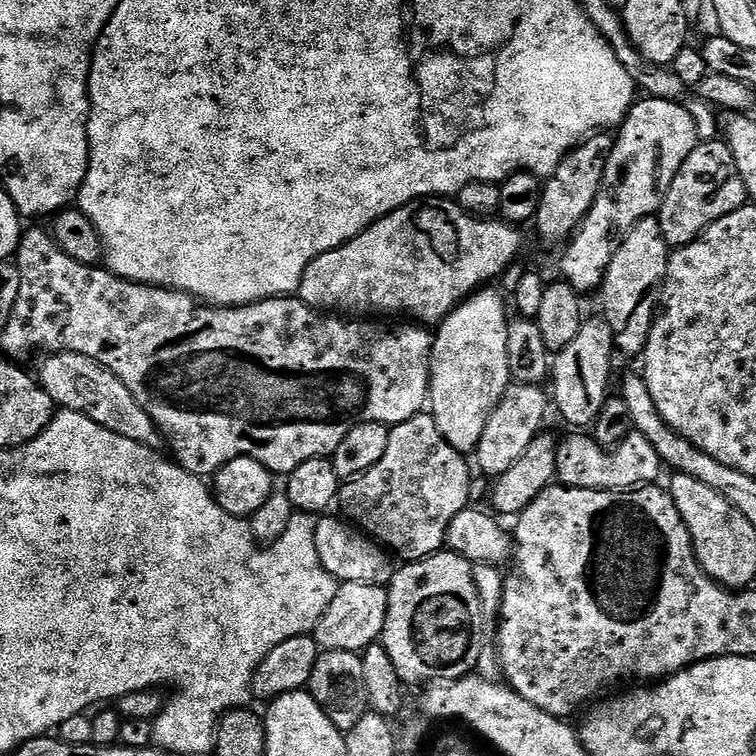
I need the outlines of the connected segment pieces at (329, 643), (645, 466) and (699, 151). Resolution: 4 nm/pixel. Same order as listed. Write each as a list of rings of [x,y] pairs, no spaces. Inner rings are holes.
[[[362,582],[340,584],[333,591],[330,606],[326,606],[326,614],[318,618],[318,626],[314,633],[316,645],[325,652],[334,650],[357,654],[363,652],[365,648],[377,643],[383,637],[387,609],[387,587]]]
[[[635,430],[629,431],[625,440],[613,448],[604,448],[588,434],[572,434],[559,441],[556,450],[556,480],[565,488],[602,490],[603,492],[629,492],[645,484],[659,481],[662,465],[658,450]]]
[[[723,139],[697,143],[686,162],[674,174],[670,190],[666,190],[664,201],[658,213],[662,238],[669,249],[675,250],[694,242],[708,227],[726,214],[745,207],[749,203],[746,186],[742,186],[742,174],[734,166],[734,154],[730,154]]]

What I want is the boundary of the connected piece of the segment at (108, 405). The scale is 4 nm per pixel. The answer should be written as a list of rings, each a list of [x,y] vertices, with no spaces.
[[[54,352],[43,357],[44,365],[38,371],[38,382],[50,394],[57,409],[82,412],[90,422],[118,434],[134,444],[159,449],[162,444],[160,429],[153,423],[146,410],[138,406],[134,394],[110,370],[98,362],[73,352]]]

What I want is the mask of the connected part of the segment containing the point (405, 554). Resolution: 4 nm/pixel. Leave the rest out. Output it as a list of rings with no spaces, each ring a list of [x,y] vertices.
[[[431,414],[415,416],[389,431],[386,454],[382,454],[379,462],[374,462],[374,466],[370,466],[370,470],[361,476],[353,476],[351,480],[341,483],[338,508],[345,512],[343,515],[365,536],[371,536],[389,553],[397,557],[400,555],[401,561],[425,560],[427,556],[445,547],[444,535],[450,522],[454,522],[454,514],[469,507],[468,495],[472,492],[473,469],[470,464],[468,469],[464,460],[467,460],[465,453],[454,450],[454,446],[446,442]]]

